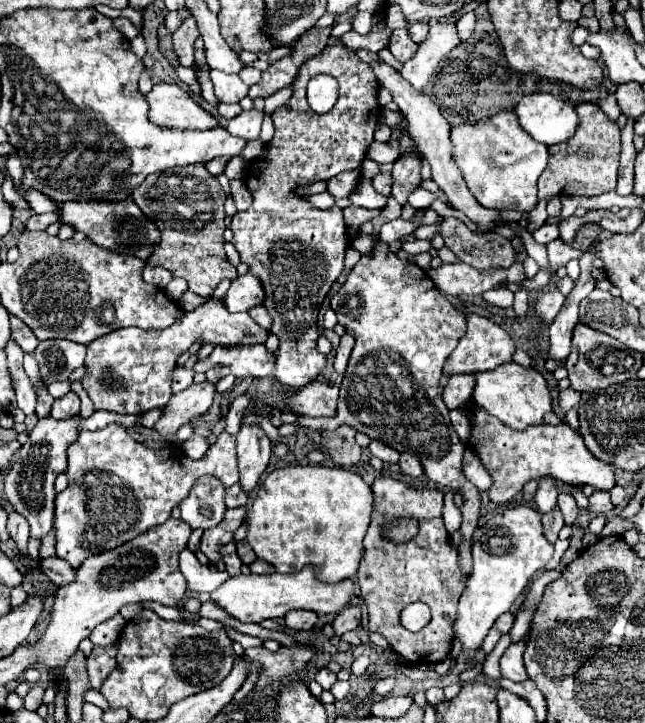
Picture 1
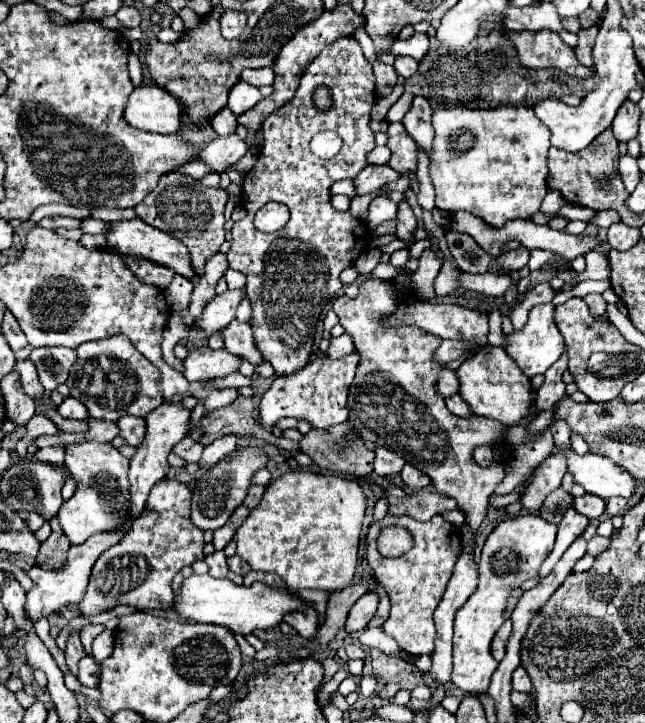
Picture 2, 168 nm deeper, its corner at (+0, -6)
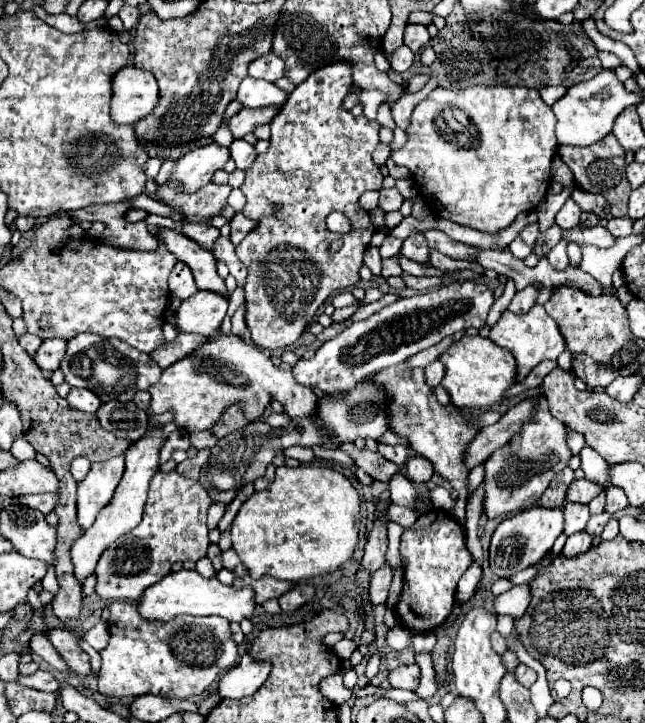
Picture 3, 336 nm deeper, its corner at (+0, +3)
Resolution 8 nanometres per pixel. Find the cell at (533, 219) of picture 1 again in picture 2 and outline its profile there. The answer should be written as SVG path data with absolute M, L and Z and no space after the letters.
M551 190L541 203L541 211L543 211L543 213L555 213L555 211L561 209L562 205L565 203L566 200L559 191Z

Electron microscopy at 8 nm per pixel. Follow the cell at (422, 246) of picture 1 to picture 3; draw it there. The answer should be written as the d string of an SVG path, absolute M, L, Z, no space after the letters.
M389 236L389 238L381 244L379 250L381 250L381 258L391 258L391 256L399 254L399 250L401 250L401 240Z

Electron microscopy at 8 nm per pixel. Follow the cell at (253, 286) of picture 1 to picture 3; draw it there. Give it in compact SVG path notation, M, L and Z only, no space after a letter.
M197 292L183 300L177 310L177 326L181 332L195 332L215 336L229 308L229 298L215 296L215 292Z

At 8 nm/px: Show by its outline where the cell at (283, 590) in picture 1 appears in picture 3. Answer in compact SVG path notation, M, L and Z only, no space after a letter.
M185 568L179 572L167 574L161 582L147 588L141 598L143 600L137 602L141 616L147 620L163 620L163 622L167 622L175 616L183 616L183 614L193 614L193 616L217 614L217 616L227 618L229 622L241 622L243 618L251 618L251 614L257 606L255 592L251 586L243 586L243 588L235 590L233 586L219 582L217 576L203 578L197 570L185 570Z

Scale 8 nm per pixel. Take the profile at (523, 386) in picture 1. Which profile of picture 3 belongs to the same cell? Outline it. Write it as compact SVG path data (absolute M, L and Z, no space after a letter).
M463 336L459 342L449 346L439 358L445 364L443 386L451 394L451 402L459 408L491 410L505 400L505 392L517 382L517 364L511 352L499 348L493 340L481 336Z

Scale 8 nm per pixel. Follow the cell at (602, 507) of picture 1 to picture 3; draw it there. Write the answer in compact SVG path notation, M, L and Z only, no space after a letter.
M573 480L567 490L567 502L579 502L589 504L595 496L599 496L605 488L601 484L589 482L589 480Z

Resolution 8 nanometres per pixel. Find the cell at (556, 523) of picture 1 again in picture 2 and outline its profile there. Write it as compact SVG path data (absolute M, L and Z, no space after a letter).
M557 487L557 489L547 497L547 501L543 503L543 507L539 509L539 515L545 517L549 523L559 525L563 513L571 507L571 501L573 501L571 493L567 493L563 487Z

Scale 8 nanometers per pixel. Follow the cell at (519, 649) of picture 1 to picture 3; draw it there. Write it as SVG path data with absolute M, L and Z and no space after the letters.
M519 664L517 668L515 668L515 678L525 686L525 688L529 688L533 682L535 682L535 678L537 678L537 674L535 674L535 670L531 670L529 666L525 666L525 664Z

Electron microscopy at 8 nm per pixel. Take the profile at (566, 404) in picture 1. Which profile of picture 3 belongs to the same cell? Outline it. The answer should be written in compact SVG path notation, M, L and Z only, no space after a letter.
M573 430L567 432L567 446L569 446L569 450L571 450L573 454L579 454L581 448L583 448L583 444L585 444L583 436L579 436L579 434L573 432Z

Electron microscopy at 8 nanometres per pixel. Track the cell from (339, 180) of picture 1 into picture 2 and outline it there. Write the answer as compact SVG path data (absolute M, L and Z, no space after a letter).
M367 165L359 177L355 177L355 187L359 195L367 195L373 193L375 189L379 189L385 183L395 181L399 175L389 167L389 165Z

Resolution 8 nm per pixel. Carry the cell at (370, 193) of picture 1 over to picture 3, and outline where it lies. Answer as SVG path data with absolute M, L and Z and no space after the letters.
M397 188L391 190L379 190L379 208L385 212L399 210L403 204L403 196L397 192Z

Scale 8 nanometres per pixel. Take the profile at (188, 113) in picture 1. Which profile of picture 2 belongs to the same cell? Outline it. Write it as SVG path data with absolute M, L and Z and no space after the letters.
M157 85L135 87L123 109L131 127L149 133L177 133L181 125L181 105Z

